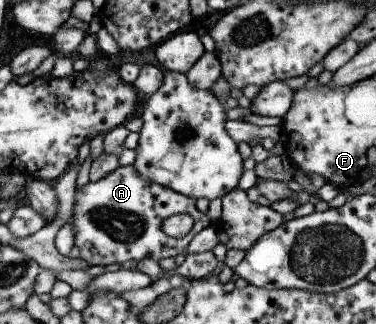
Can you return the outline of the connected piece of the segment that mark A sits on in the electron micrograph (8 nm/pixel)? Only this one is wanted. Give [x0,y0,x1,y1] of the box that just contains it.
[67,165,212,270]

